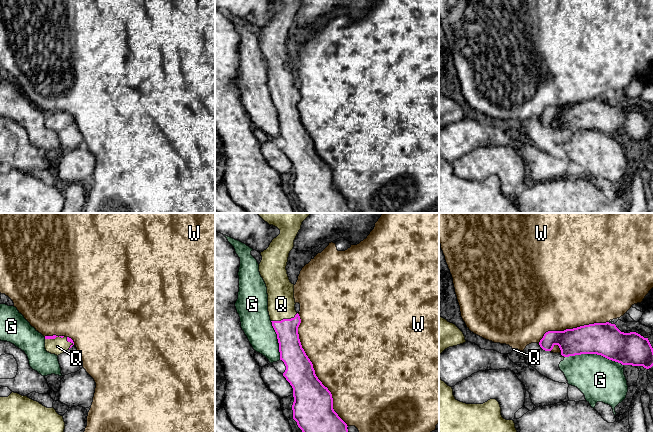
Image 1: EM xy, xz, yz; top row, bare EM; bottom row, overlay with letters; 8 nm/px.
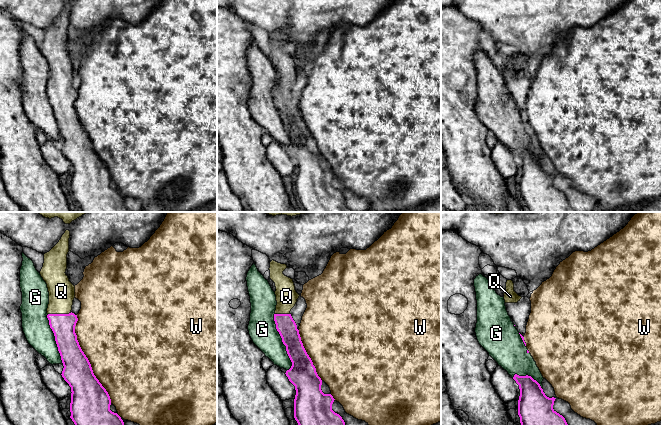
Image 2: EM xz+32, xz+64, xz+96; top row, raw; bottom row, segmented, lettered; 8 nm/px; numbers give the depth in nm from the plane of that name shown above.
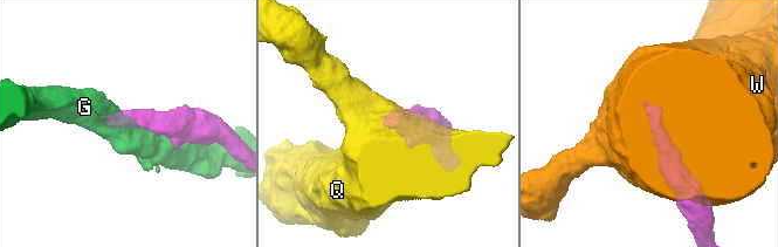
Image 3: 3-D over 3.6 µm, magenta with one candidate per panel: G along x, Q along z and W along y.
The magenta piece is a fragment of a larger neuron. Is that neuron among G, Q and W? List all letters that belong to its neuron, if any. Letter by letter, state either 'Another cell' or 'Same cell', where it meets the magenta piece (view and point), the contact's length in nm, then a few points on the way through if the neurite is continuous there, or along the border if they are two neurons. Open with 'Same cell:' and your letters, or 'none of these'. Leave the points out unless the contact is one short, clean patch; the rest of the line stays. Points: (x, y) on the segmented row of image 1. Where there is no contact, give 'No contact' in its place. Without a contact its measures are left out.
Same cell: Q
G: Another cell. Touches magenta at yz (594, 353). Shared border 480 nm
Q: Same cell. Touches magenta at xz (284, 319). Shared border 220 nm. Path across: xz (290, 348), (284, 319), (281, 304)
W: Another cell. Touches magenta at xz (314, 370). Shared border 1000 nm

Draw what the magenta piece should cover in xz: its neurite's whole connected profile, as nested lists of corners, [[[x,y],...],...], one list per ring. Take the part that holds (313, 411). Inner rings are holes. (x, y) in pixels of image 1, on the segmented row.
[[[257,213],[269,225],[280,230],[280,234],[272,240],[269,247],[261,252],[262,260],[259,272],[263,278],[268,294],[268,312],[272,326],[277,334],[280,360],[286,366],[283,376],[293,388],[293,419],[302,432],[348,432],[347,424],[333,409],[331,392],[318,379],[313,364],[302,348],[298,327],[301,323],[295,310],[294,284],[289,280],[286,266],[294,240],[301,229],[302,222],[311,213]]]

